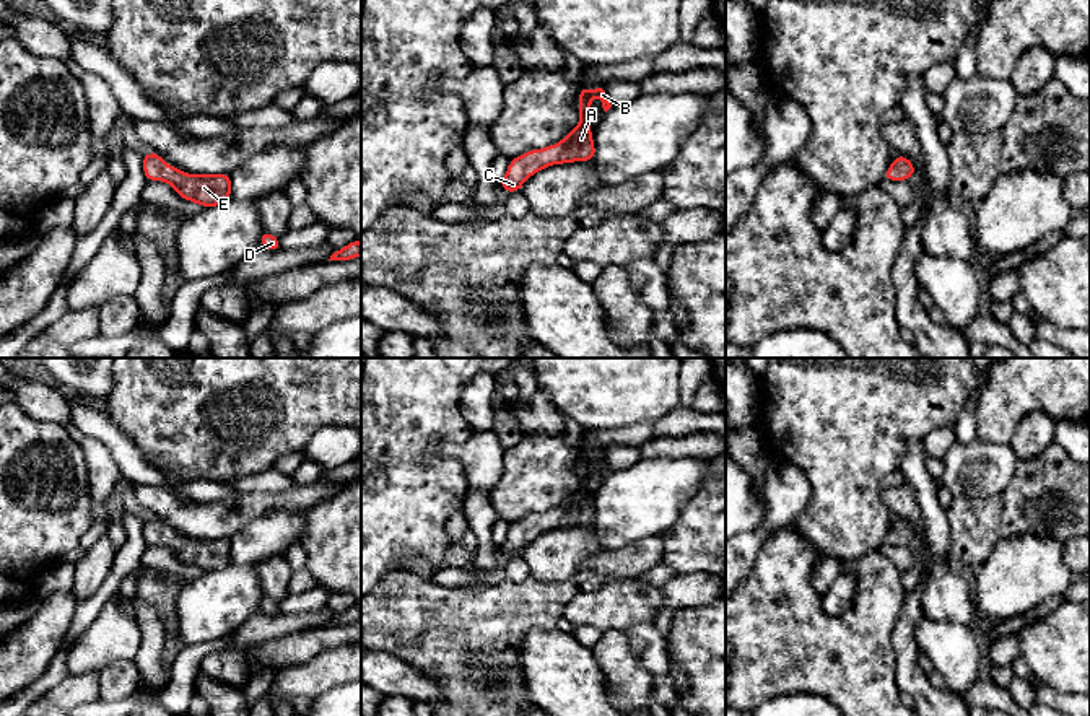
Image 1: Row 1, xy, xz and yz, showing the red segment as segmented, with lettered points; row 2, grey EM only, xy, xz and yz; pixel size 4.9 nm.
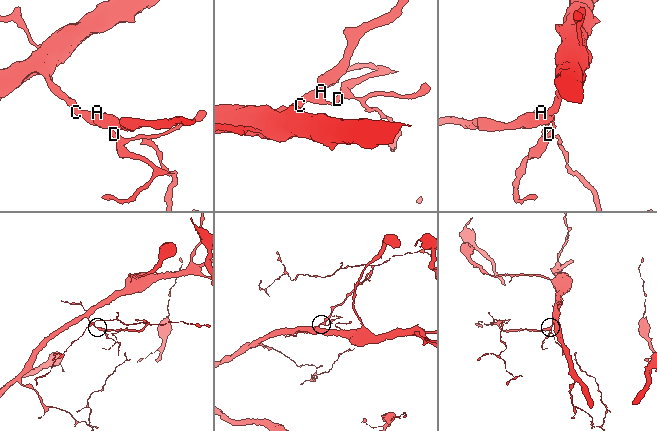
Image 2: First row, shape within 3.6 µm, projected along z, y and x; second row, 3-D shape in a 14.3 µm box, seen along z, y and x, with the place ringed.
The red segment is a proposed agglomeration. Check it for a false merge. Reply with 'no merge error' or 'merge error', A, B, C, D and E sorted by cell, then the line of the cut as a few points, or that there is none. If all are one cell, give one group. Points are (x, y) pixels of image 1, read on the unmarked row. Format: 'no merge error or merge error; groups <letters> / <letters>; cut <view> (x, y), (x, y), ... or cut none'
no merge error; groups A B C D E; cut none

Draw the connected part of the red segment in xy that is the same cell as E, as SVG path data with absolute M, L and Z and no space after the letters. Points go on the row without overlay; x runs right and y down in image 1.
M156 516L143 519L143 537L146 545L168 547L181 563L205 573L223 570L231 561L231 539L187 539L166 529Z

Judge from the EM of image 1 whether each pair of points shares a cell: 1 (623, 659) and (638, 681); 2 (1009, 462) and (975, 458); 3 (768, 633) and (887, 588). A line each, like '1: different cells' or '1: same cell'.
1: same cell
2: same cell
3: same cell

